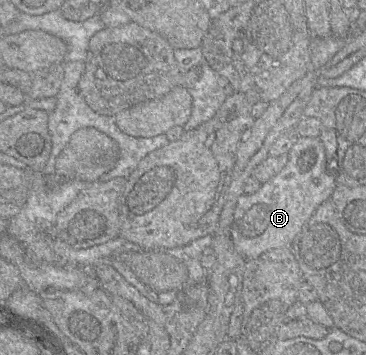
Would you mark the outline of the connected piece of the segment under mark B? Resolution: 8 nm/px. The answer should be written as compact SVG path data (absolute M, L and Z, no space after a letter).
M299 136L289 151L289 160L275 177L253 194L243 193L237 201L231 225L236 251L246 260L272 249L290 247L316 208L331 199L336 180L327 168L324 145L319 137Z

